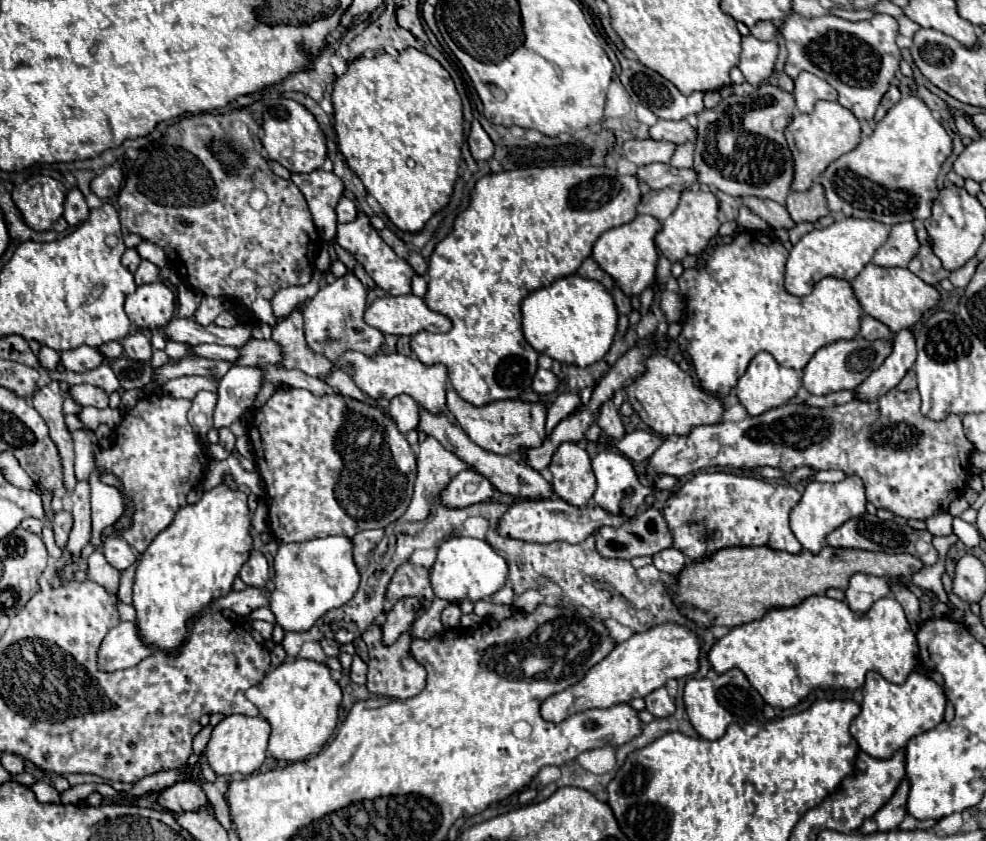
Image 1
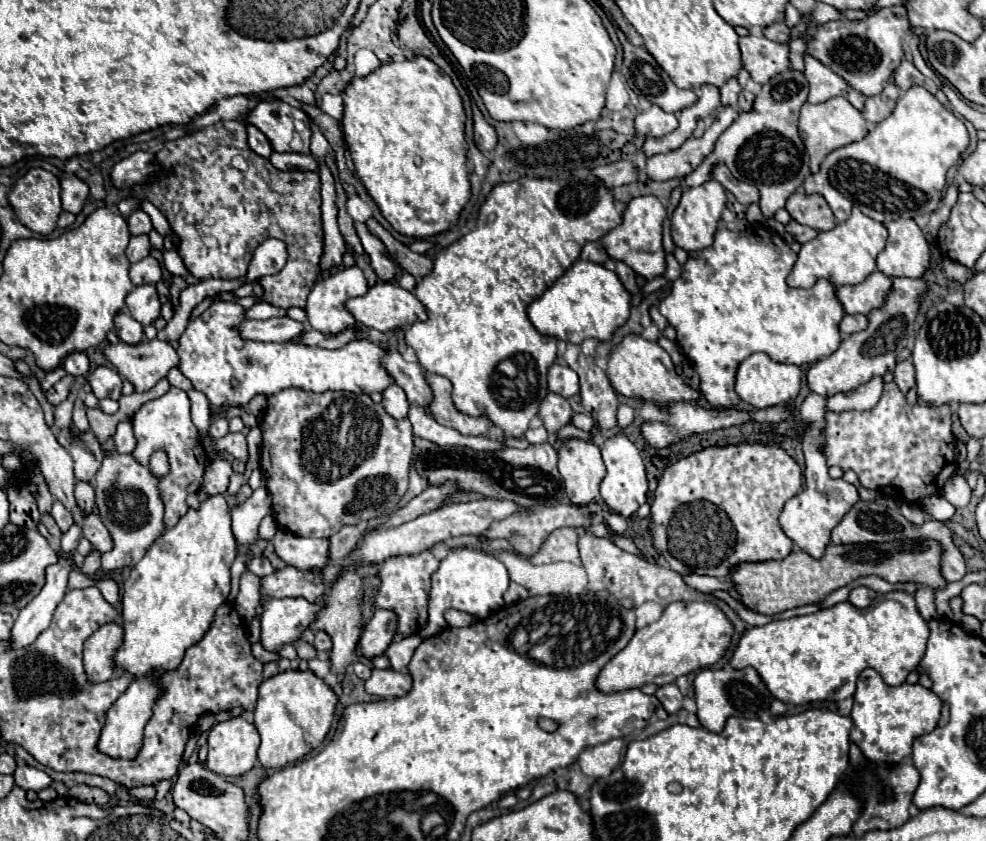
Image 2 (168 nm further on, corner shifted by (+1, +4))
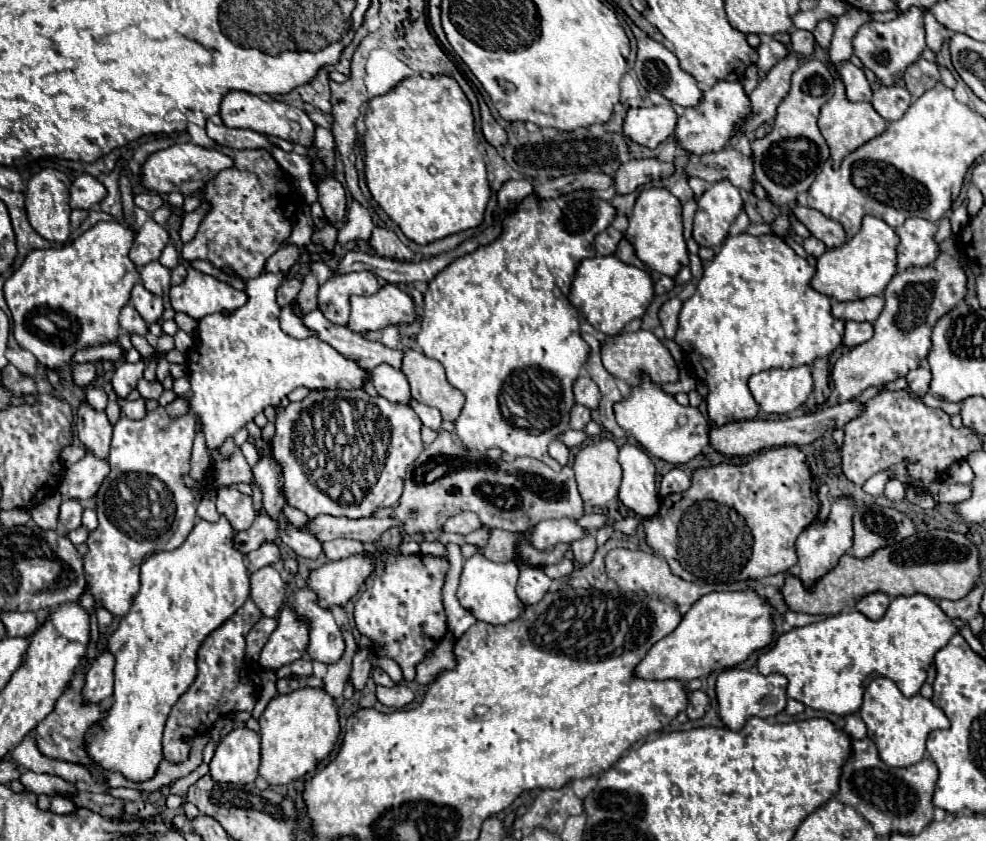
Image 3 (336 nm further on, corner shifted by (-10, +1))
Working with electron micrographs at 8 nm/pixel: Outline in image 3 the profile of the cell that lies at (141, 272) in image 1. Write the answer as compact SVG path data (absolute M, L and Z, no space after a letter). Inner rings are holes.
M157 260L141 268L141 284L153 294L169 292L169 268L161 266Z

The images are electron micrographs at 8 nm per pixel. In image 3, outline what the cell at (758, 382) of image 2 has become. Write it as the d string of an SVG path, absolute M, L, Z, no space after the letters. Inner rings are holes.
M809 366L763 370L749 378L749 390L763 412L789 414L803 406L813 390Z

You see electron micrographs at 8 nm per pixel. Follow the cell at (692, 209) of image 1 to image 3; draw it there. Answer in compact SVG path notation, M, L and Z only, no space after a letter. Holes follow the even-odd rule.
M729 180L713 184L701 198L693 222L693 238L699 246L717 248L729 234L731 224L743 208L739 188Z

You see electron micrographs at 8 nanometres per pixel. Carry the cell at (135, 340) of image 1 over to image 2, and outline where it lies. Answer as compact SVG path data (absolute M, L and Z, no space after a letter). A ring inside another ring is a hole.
M124 309L114 317L114 331L122 341L128 341L132 345L132 341L140 341L144 337L142 325Z

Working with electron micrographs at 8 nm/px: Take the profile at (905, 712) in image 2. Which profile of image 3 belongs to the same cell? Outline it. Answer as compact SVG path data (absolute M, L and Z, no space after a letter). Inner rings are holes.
M883 676L871 680L871 684L867 686L859 714L867 726L869 738L875 742L879 750L881 760L897 768L905 768L921 762L925 758L925 740L929 732L949 728L949 720L945 712L939 706L935 706L929 698L923 698L921 694L907 698L899 692L893 680Z

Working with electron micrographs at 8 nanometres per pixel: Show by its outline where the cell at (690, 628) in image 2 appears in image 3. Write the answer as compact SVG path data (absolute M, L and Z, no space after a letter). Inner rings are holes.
M753 590L745 592L711 592L701 596L679 626L663 640L655 642L647 656L635 666L635 676L643 680L681 680L709 676L725 668L739 666L751 652L765 648L771 642L773 620L771 606Z

